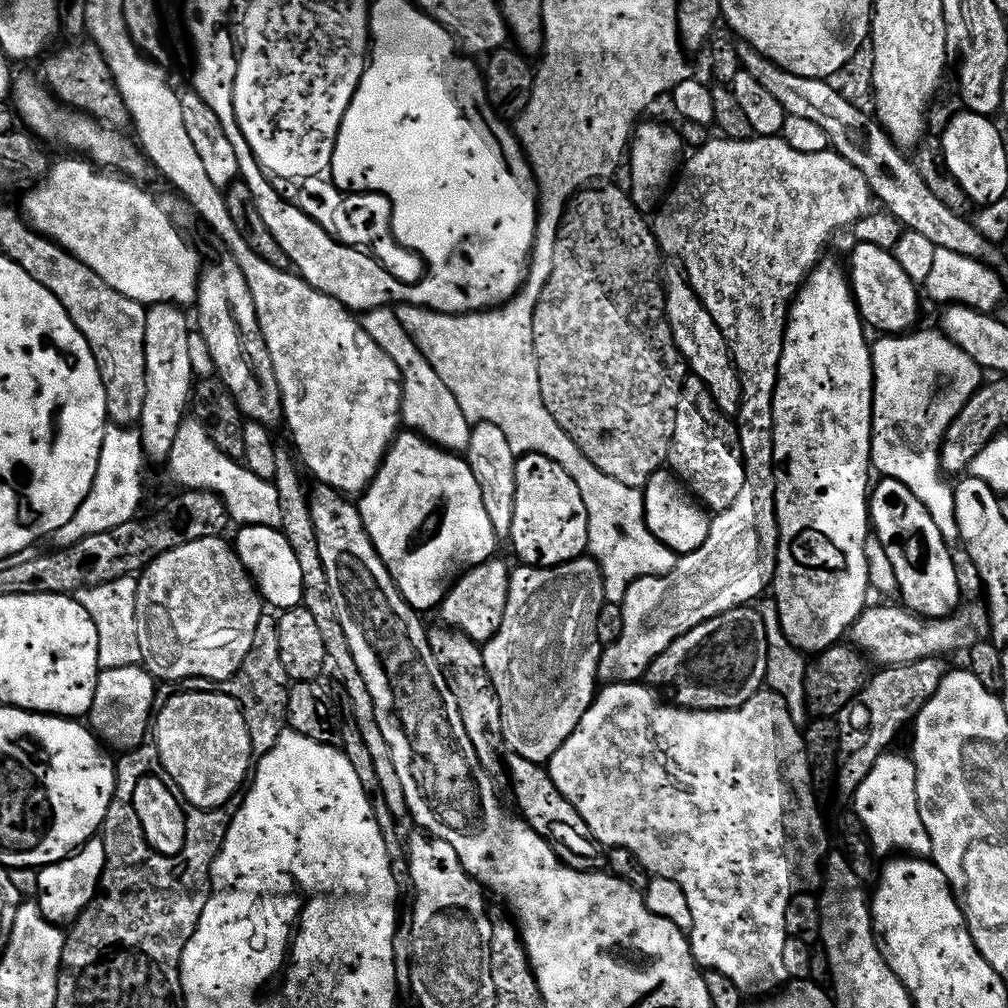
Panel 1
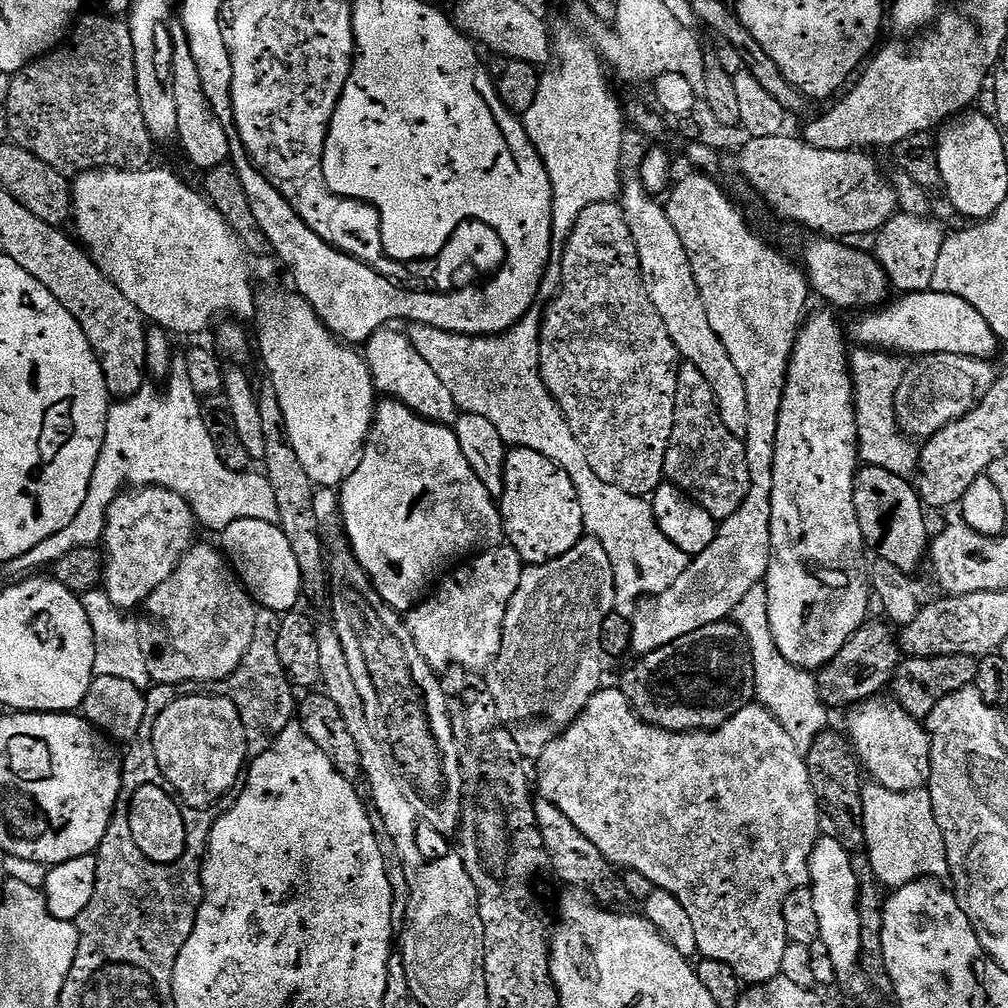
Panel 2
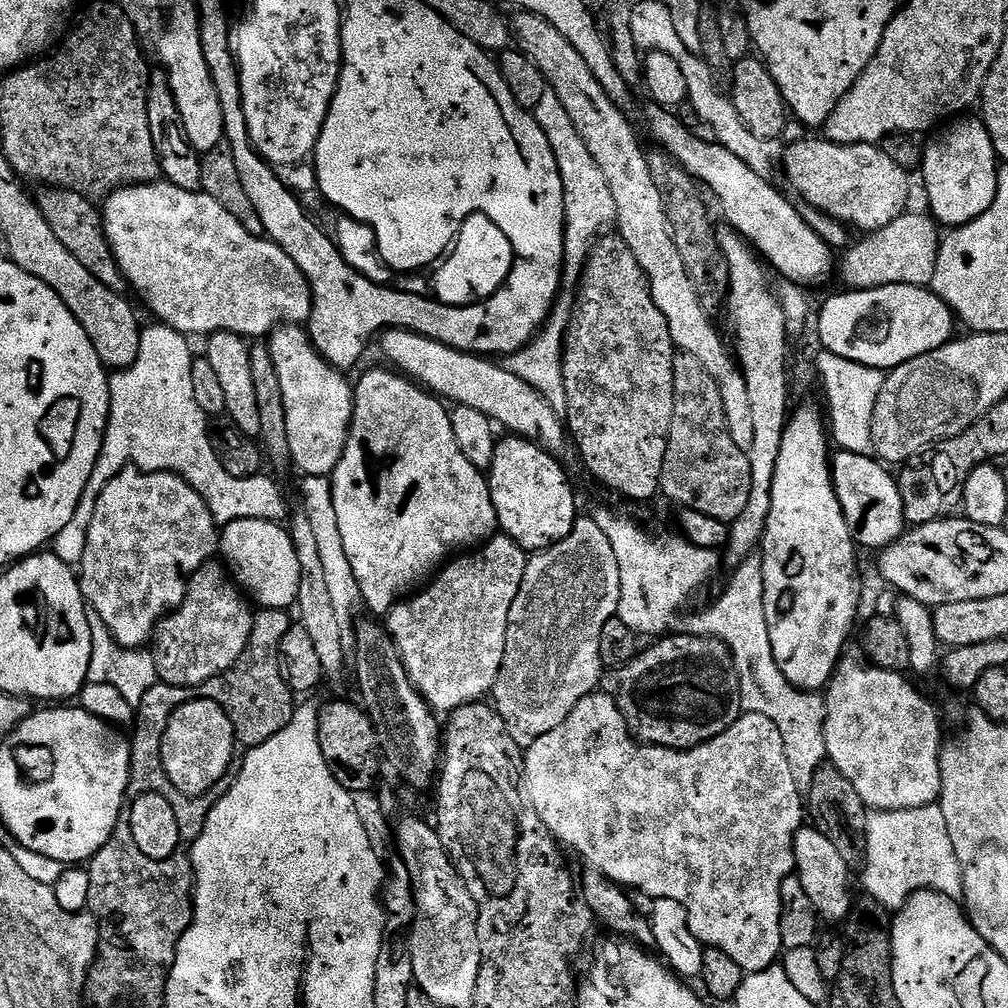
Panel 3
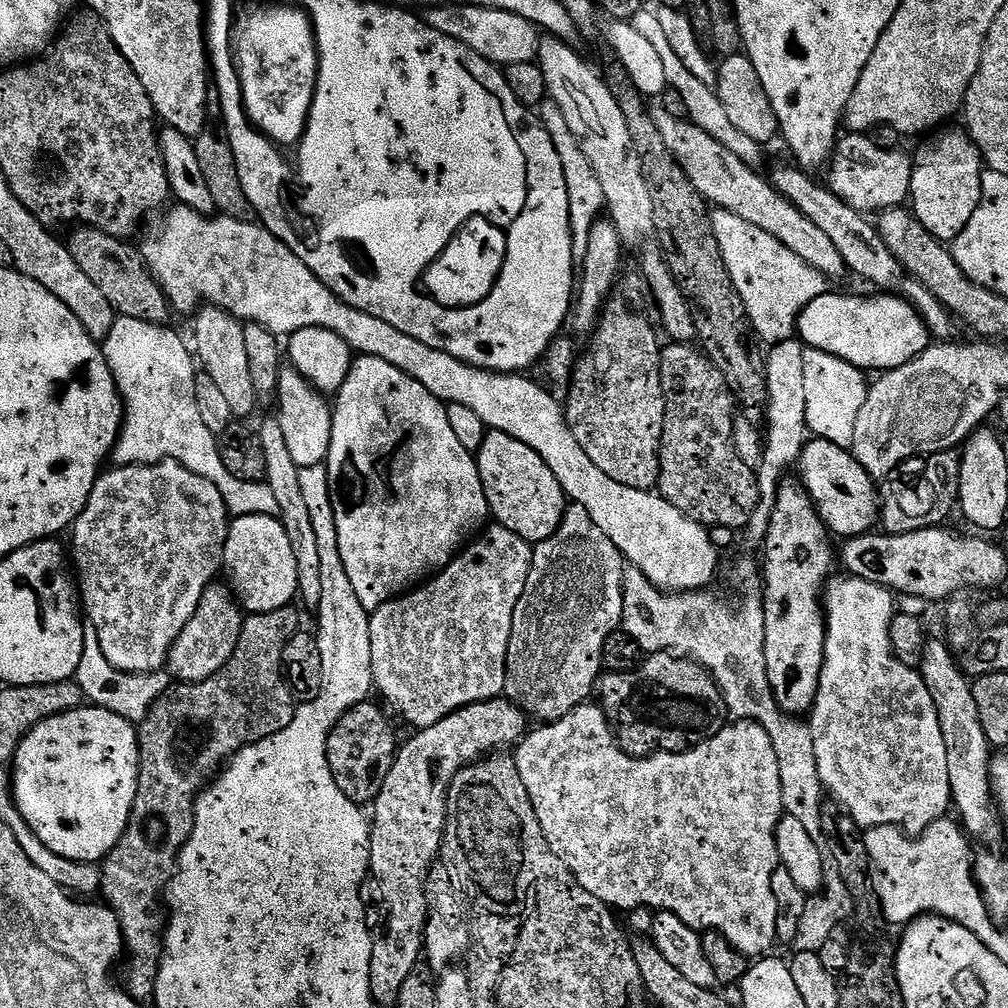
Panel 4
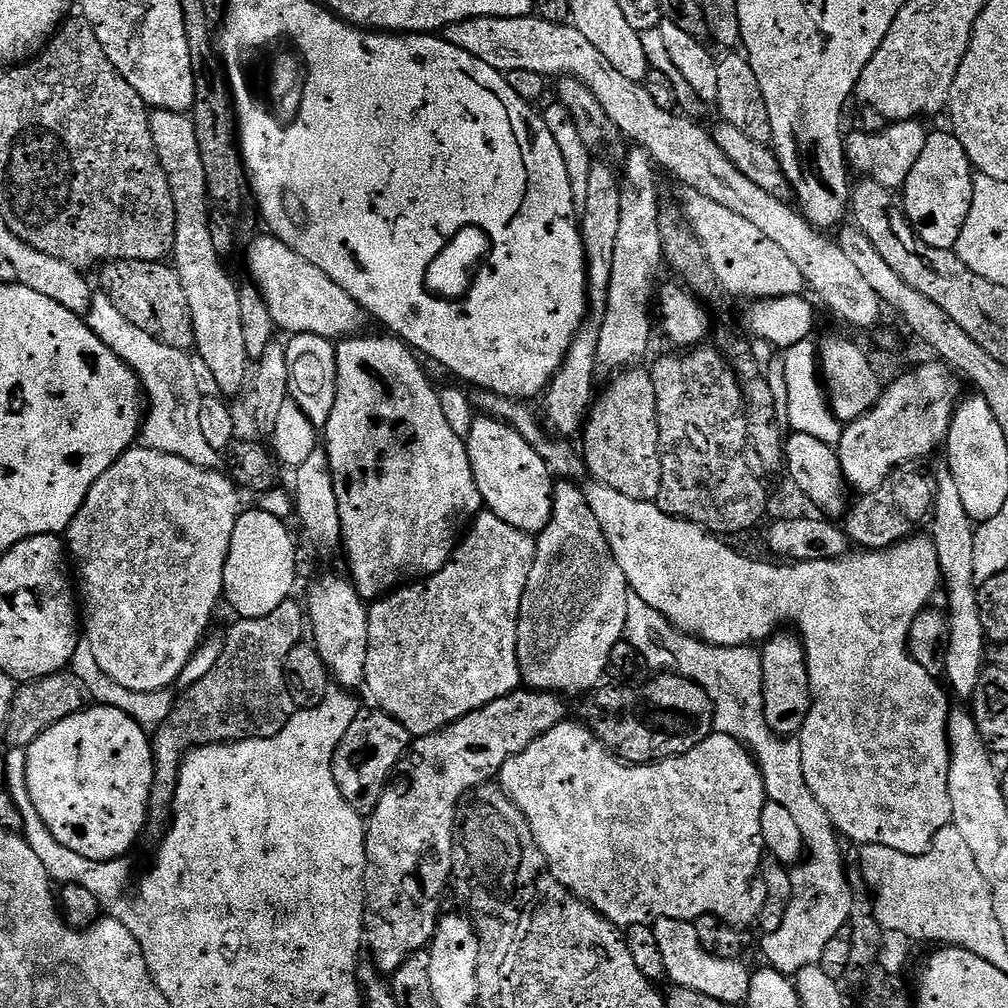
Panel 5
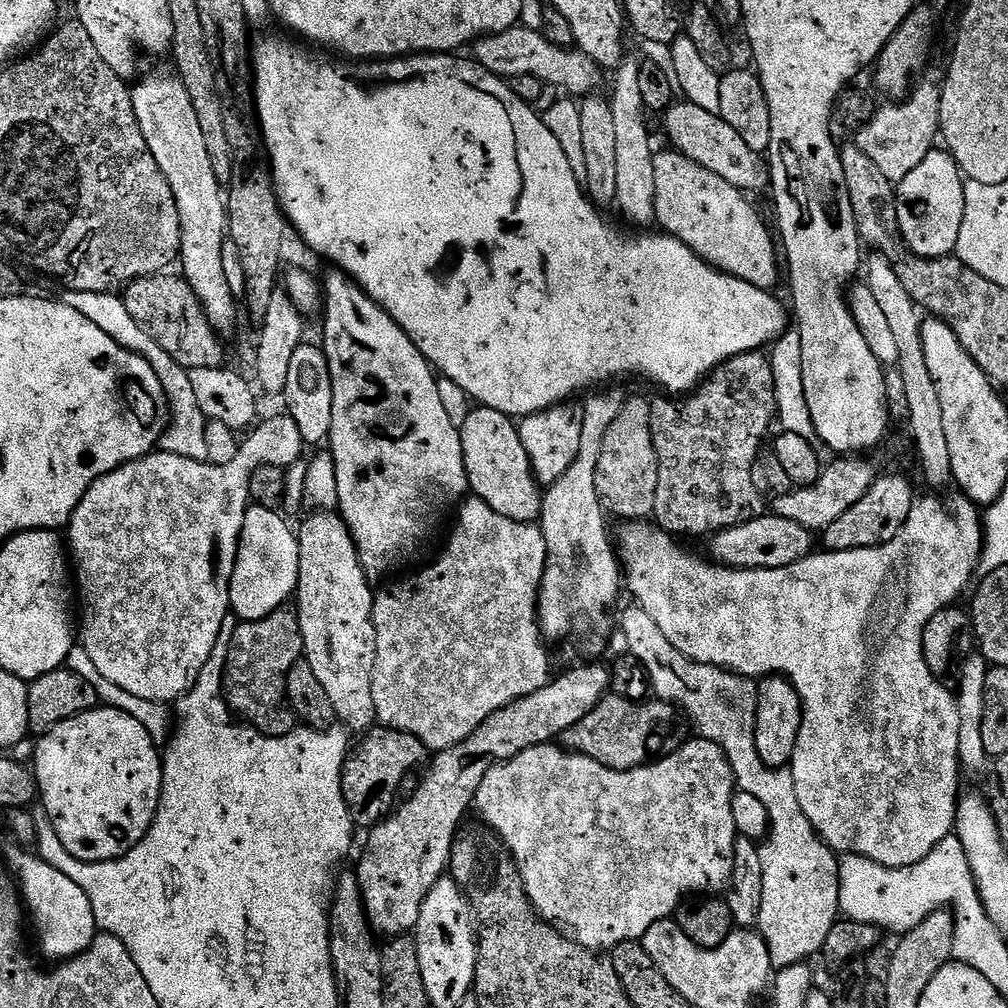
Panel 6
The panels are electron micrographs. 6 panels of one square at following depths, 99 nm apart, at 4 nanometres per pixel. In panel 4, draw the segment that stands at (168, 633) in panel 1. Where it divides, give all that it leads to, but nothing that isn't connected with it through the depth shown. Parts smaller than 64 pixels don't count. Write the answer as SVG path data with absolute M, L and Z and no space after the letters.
M213 582L202 594L202 600L194 610L194 618L186 622L186 630L178 634L168 651L166 671L169 677L176 682L197 684L216 674L234 652L243 625L242 609L236 603L232 589L223 583Z

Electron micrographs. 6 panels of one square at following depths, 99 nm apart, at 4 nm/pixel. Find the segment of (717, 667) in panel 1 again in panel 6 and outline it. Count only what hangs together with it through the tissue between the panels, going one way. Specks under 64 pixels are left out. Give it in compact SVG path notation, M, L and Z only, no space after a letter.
M609 694L582 722L574 722L574 726L567 728L558 740L569 752L594 758L594 762L610 770L628 772L631 768L643 768L653 758L678 751L689 736L690 725L676 705L659 698L637 702Z

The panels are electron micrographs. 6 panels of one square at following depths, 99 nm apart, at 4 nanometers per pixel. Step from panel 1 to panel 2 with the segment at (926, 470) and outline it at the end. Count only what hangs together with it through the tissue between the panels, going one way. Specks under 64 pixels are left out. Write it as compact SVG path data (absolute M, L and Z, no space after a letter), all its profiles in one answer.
M863 346L855 350L857 352L850 356L850 377L856 410L856 446L859 459L865 465L892 472L895 476L911 477L920 463L920 448L912 445L915 443L900 431L894 410L894 398L900 379L904 377L905 361L887 350Z

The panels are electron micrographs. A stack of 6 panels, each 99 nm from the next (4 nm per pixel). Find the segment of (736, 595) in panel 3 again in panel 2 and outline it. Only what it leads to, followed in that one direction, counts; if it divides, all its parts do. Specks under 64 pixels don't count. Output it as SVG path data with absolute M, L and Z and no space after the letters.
M763 583L754 586L746 594L746 598L742 598L742 602L736 607L734 620L739 624L744 639L748 641L748 648L752 651L755 699L763 704L770 714L774 714L778 722L782 722L782 730L790 734L790 742L794 742L800 752L808 752L816 737L829 727L830 709L818 694L815 675L811 671L796 668L786 662L786 658L782 658L782 650L778 650L774 642L774 634L770 634L768 595Z

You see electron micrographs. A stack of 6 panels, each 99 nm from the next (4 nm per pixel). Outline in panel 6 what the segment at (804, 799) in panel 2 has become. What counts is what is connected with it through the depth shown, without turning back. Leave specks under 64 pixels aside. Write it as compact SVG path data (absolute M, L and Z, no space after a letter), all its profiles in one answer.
M689 739L678 751L655 762L649 762L643 768L631 768L628 772L610 770L594 762L594 758L580 756L576 752L569 752L555 743L550 743L534 746L530 750L518 753L514 758L493 766L486 774L486 778L482 778L482 786L478 786L474 808L475 811L480 811L481 818L504 839L503 847L511 852L516 862L516 869L519 870L524 883L524 893L535 908L537 916L541 916L553 926L573 928L568 930L574 933L576 943L600 954L616 948L627 940L643 941L646 930L650 930L654 922L669 919L676 909L685 903L686 898L691 897L688 896L691 892L720 894L733 883L738 833L734 822L732 798L736 791L736 779L732 776L732 767L726 754L709 740Z

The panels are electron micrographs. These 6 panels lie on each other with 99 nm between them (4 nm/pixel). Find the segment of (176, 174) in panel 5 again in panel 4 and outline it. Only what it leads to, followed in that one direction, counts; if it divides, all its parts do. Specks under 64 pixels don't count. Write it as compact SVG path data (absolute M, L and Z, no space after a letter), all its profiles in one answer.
M204 306L195 313L192 336L196 339L194 356L199 367L215 381L230 405L233 417L248 416L258 407L254 394L254 381L250 379L246 341L243 338L244 324L220 308Z

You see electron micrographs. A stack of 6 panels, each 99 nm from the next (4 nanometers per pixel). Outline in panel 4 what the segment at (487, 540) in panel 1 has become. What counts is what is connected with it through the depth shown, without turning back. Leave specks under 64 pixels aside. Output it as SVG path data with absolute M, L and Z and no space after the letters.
M357 355L353 359L352 369L346 374L346 382L342 382L339 392L335 393L330 450L326 465L329 474L329 496L333 504L334 522L337 523L338 552L341 554L342 564L346 570L346 578L350 578L350 586L354 586L354 594L358 594L358 602L362 602L362 606L369 614L381 608L387 600L405 595L421 582L427 581L430 574L445 568L489 523L490 513L486 502L486 490L482 486L475 455L468 452L466 446L462 446L462 442L458 442L458 437L450 426L447 407L441 400L434 398L434 394L430 394L430 390L426 390L422 382L414 382L410 374L402 374L398 366L390 366L390 362L382 362L382 358Z

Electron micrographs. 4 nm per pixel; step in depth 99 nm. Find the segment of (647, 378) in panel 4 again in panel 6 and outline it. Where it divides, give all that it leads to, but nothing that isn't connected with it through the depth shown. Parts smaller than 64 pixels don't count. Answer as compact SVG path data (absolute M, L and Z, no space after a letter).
M625 399L622 410L614 418L614 422L610 422L610 430L606 430L602 454L598 454L596 485L600 501L613 517L622 516L622 520L626 522L643 521L656 510L658 458L650 430L651 413L652 405L647 399Z

